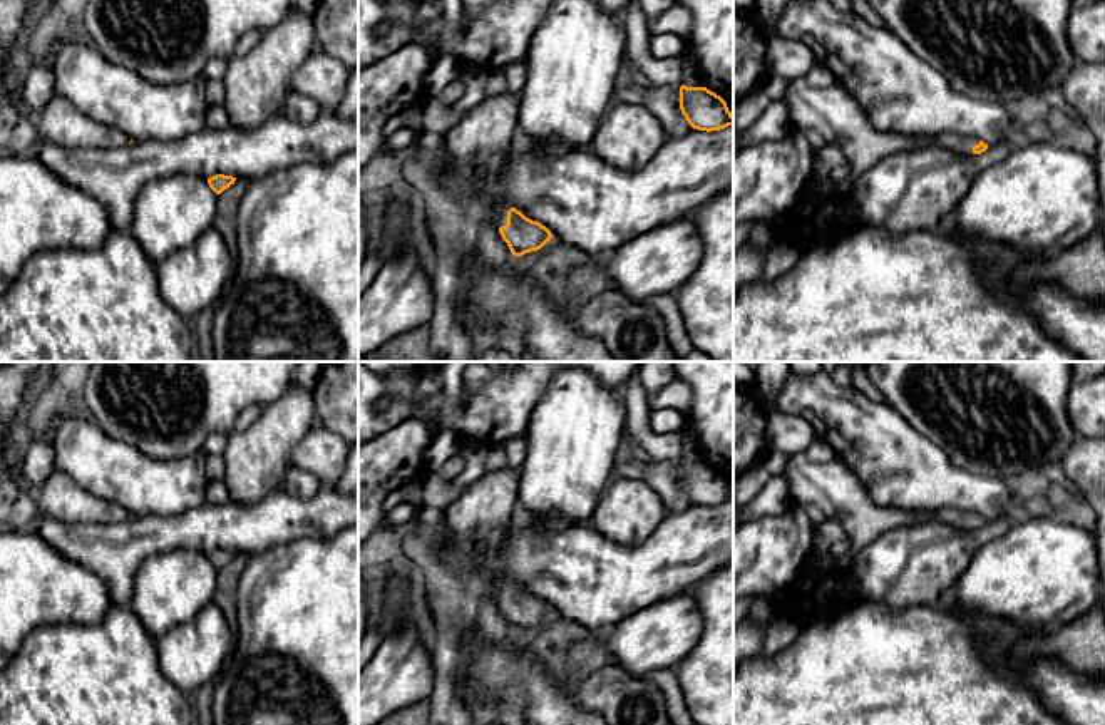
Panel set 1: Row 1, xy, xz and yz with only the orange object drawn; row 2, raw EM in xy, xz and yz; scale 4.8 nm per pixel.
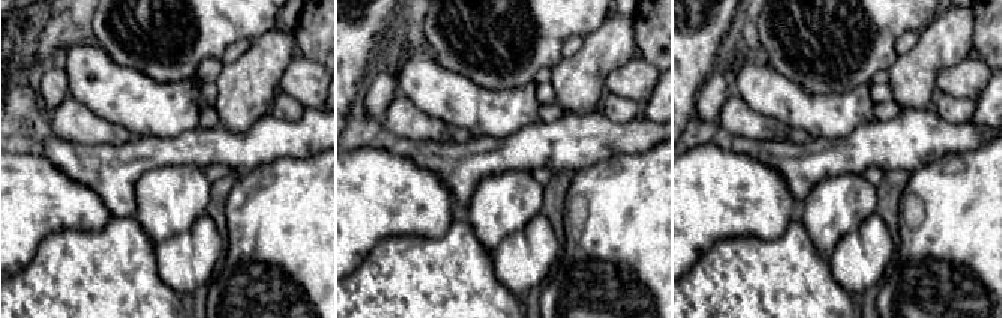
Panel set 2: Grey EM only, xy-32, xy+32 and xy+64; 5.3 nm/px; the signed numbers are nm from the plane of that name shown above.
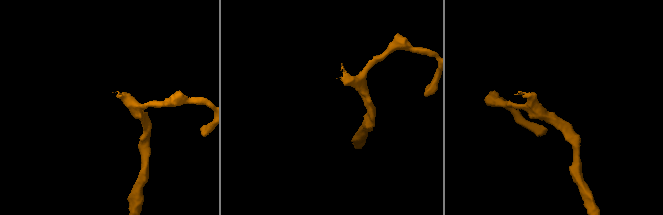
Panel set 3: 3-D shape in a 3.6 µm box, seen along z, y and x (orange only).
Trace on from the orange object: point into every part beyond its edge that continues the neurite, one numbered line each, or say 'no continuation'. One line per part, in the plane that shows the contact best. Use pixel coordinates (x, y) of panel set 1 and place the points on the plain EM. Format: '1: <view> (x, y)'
1: xz (499, 593)

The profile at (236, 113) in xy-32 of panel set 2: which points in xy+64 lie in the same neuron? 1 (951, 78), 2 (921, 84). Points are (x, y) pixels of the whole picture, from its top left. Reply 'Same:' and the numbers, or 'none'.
Same: 2

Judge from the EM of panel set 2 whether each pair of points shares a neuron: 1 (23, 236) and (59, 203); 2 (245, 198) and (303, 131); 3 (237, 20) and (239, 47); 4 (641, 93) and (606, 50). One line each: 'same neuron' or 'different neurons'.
1: same neuron
2: different neurons
3: different neurons
4: different neurons

